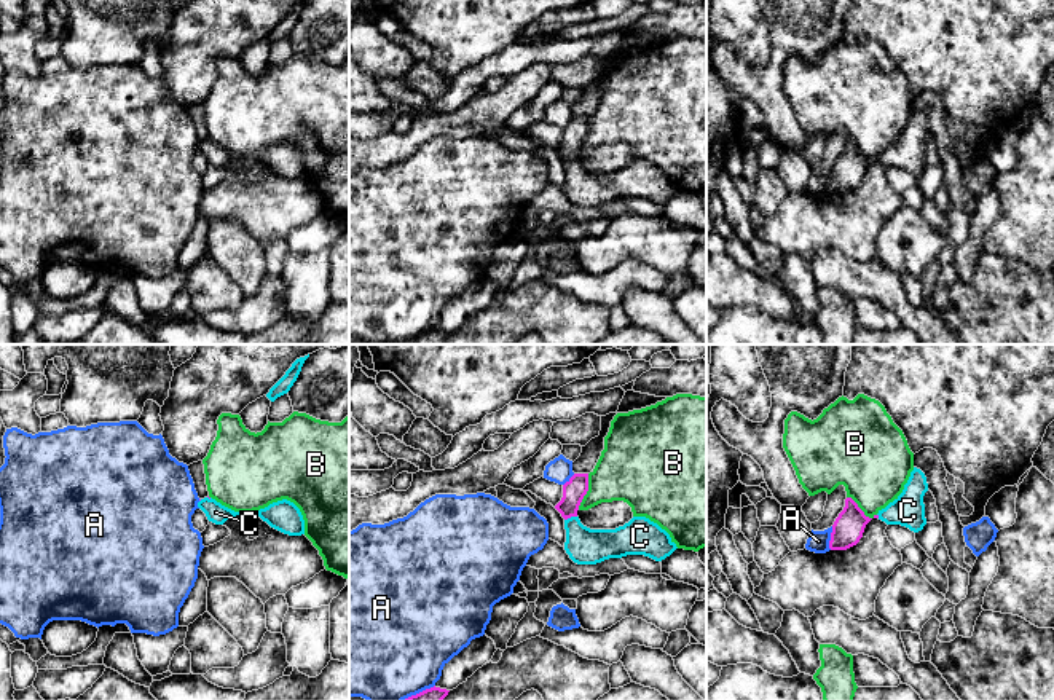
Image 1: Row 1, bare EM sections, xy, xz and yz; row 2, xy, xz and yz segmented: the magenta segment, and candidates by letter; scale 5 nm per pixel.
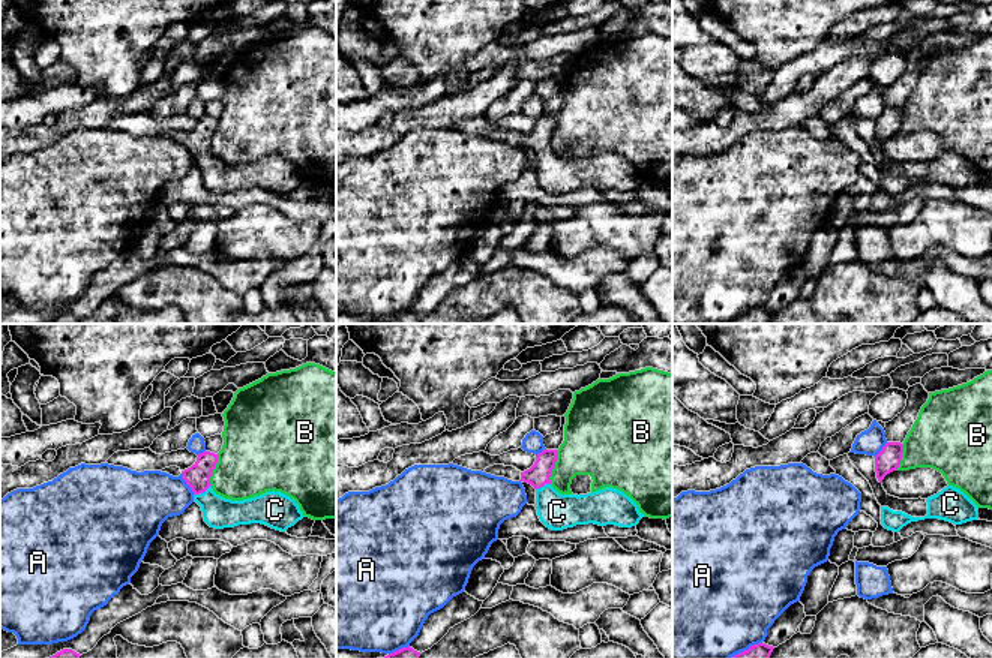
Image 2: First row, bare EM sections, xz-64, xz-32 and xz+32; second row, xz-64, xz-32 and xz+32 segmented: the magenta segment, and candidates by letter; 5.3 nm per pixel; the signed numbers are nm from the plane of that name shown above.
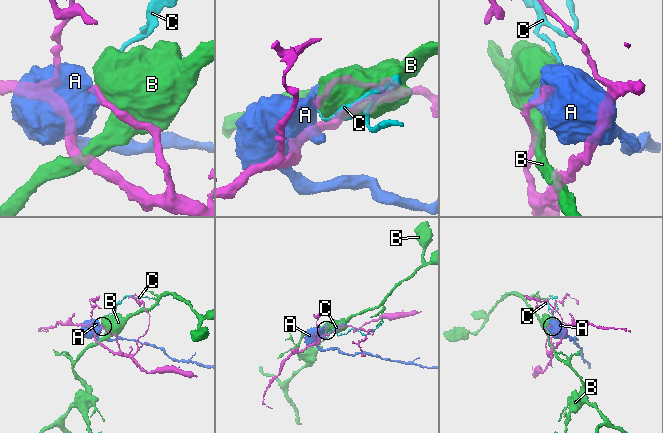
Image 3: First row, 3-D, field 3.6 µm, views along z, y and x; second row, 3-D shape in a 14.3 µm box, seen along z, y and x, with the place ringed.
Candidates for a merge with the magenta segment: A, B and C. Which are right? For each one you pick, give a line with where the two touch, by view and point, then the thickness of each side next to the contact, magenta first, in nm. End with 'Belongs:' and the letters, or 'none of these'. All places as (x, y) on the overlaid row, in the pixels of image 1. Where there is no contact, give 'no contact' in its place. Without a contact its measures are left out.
C: meets magenta in xz at (570, 517); 120 nm thick on the magenta side, 190 nm on the other
Belongs: C

